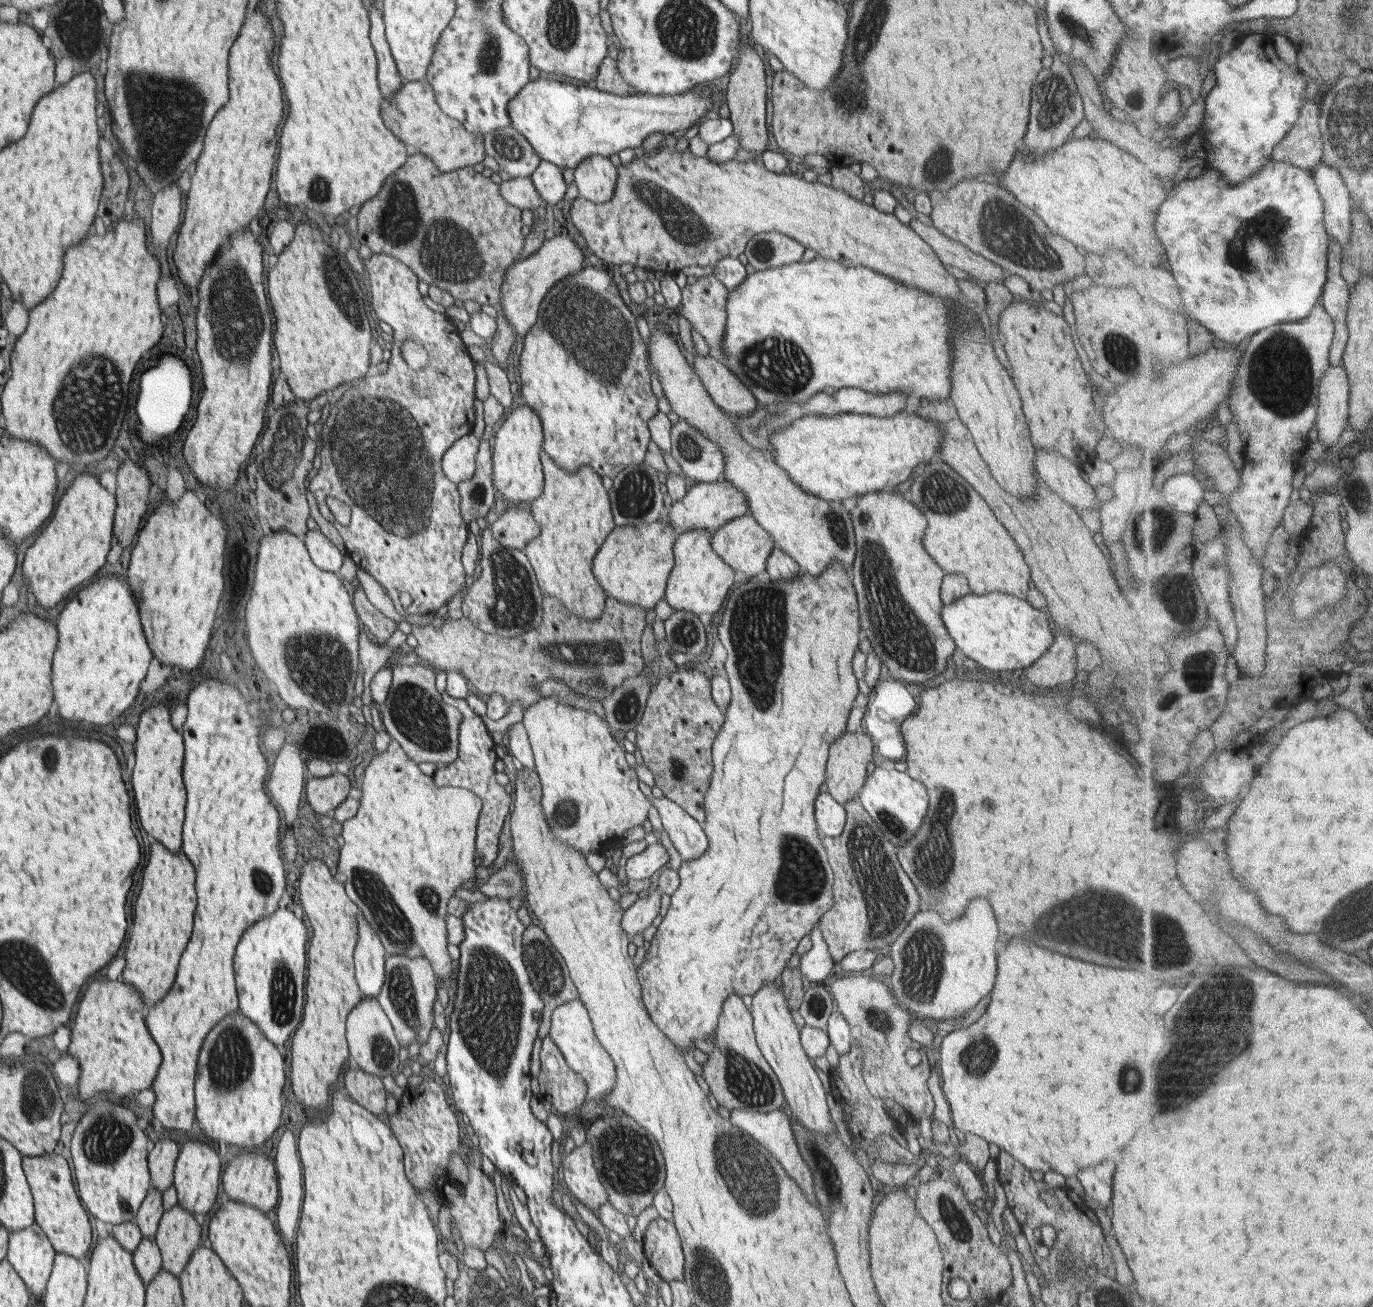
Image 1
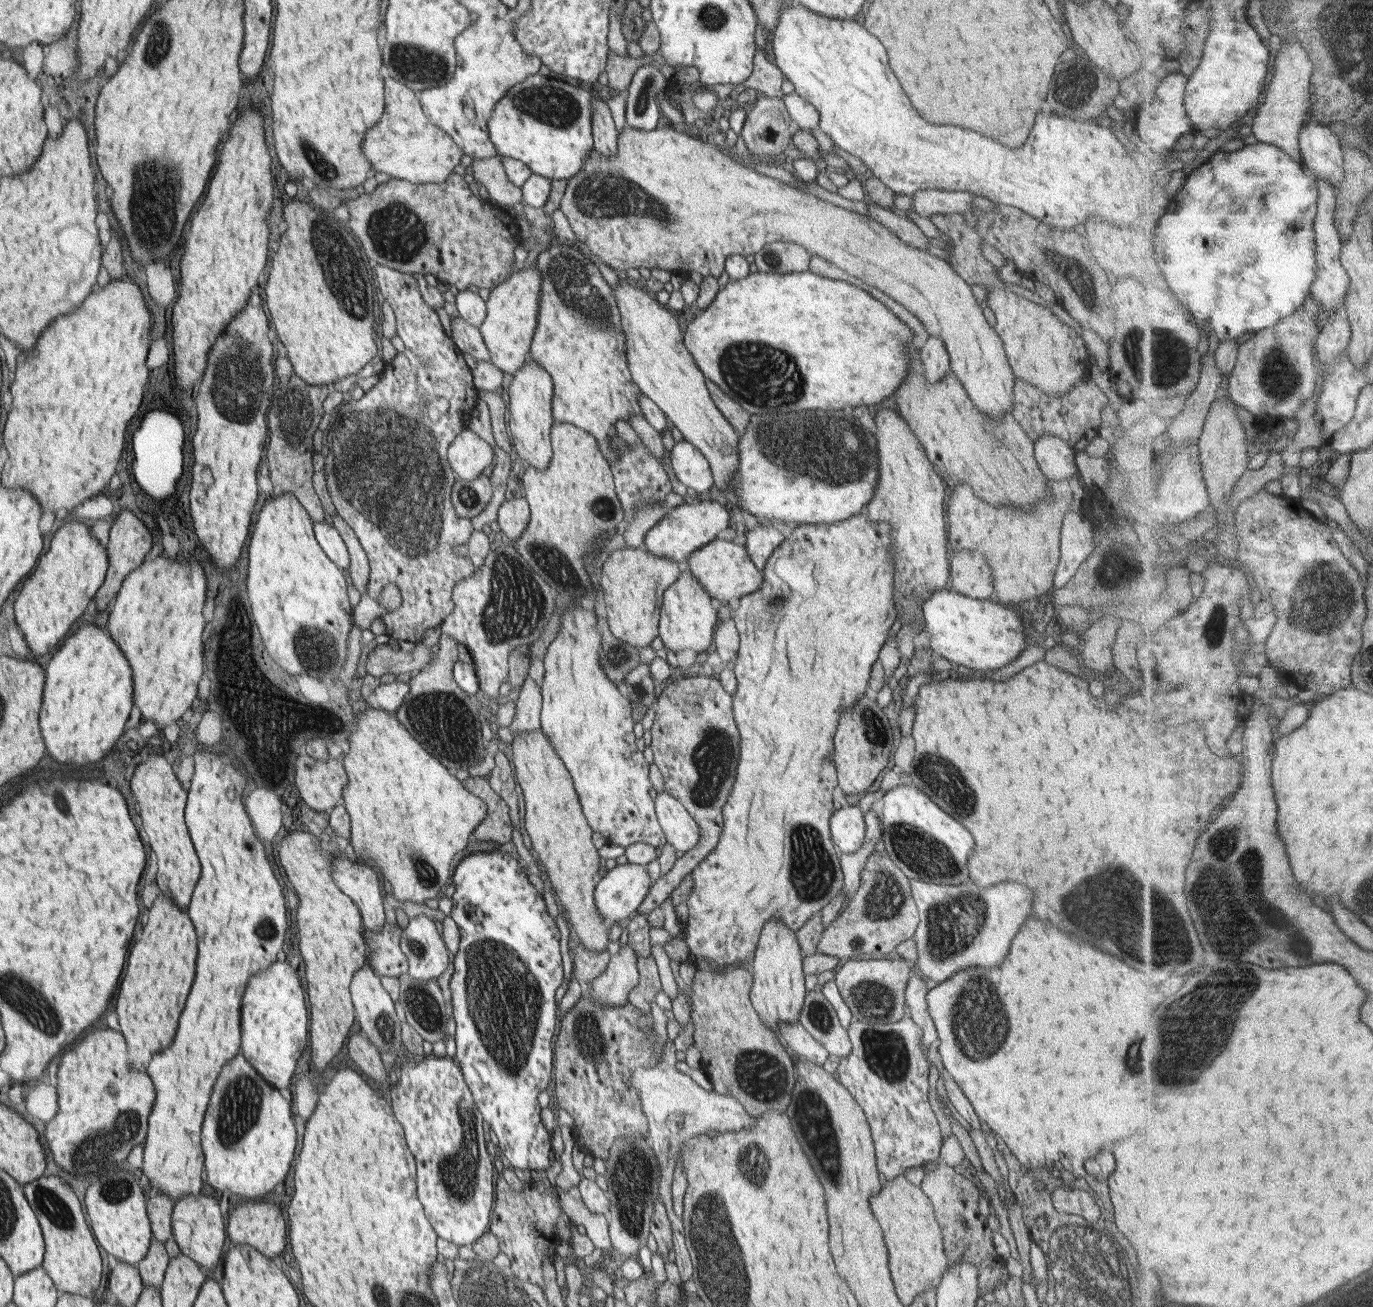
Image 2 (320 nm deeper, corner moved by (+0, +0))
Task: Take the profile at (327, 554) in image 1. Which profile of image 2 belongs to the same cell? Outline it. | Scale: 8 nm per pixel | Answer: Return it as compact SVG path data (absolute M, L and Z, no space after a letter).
M324 520L313 523L313 531L322 550L327 554L327 558L340 570L346 571L350 565L350 555L336 527Z

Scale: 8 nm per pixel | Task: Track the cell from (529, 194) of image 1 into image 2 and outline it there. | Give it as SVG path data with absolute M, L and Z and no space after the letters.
M499 157L473 159L471 164L475 181L489 192L489 201L507 210L522 200L522 189L514 186L507 177Z

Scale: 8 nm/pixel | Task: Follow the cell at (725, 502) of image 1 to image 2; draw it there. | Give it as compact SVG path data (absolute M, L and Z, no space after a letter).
M696 500L691 504L685 502L671 508L667 515L646 533L644 548L656 557L674 559L676 563L685 565L693 552L714 539L727 535L728 524L730 524L728 512L717 501Z

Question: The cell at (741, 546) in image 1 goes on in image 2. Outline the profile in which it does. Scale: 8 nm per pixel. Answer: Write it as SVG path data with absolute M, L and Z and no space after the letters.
M729 535L716 538L693 552L684 566L688 566L694 579L704 586L704 591L717 605L727 604L730 600L742 599L760 589L763 584L763 576L748 557L745 545L735 544Z

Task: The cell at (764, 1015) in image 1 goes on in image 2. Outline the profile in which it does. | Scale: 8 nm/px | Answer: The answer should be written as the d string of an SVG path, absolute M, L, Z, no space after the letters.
M780 918L767 919L767 924L761 930L759 941L753 954L753 983L749 997L759 1014L761 1021L782 1041L779 1034L780 1023L796 1023L799 1020L801 1006L808 990L805 988L803 971L803 952L799 947L796 933Z

